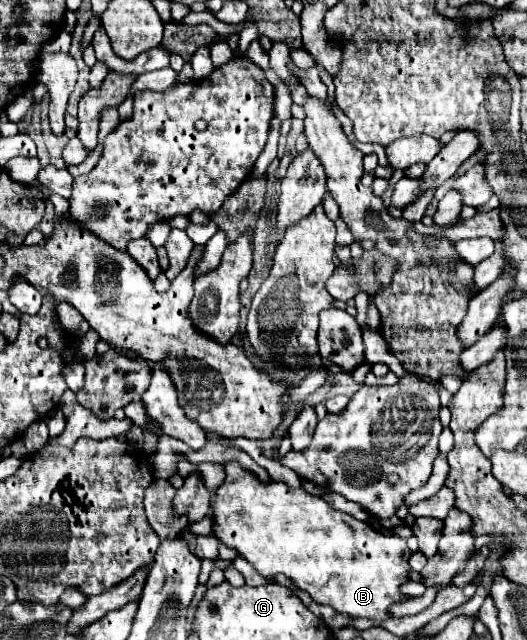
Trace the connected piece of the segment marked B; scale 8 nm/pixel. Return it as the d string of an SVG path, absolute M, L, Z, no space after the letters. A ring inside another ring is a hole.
M227 463L225 473L225 483L217 489L215 501L211 503L215 537L221 539L227 547L237 549L239 555L245 557L263 577L283 573L293 579L299 589L307 591L313 601L331 605L335 611L349 617L365 617L373 621L385 621L393 617L389 611L391 605L411 599L399 591L401 585L409 581L411 569L411 551L403 539L383 535L369 523L333 509L321 497L309 495L307 491L287 491L283 483L263 485L239 463Z

